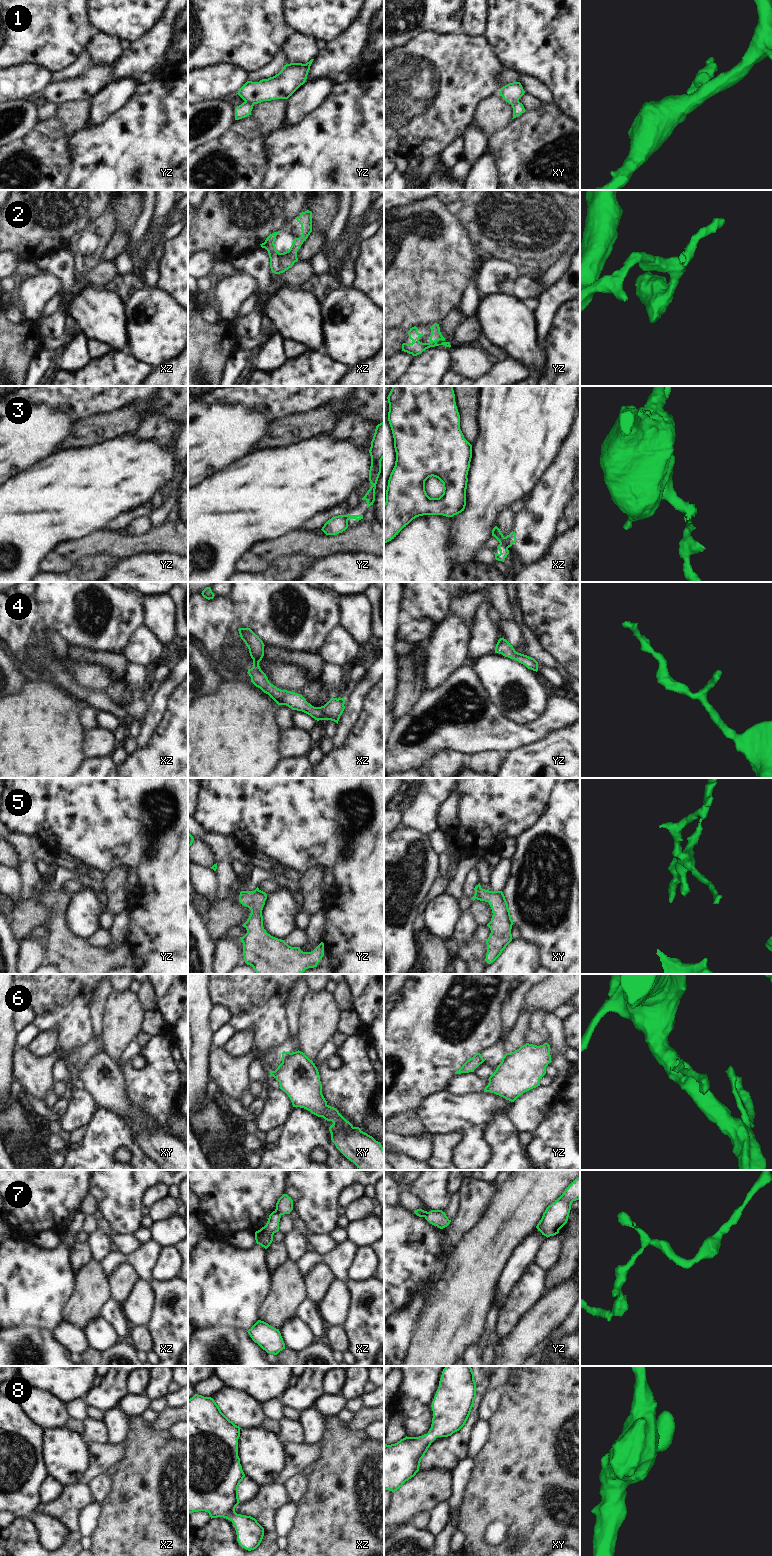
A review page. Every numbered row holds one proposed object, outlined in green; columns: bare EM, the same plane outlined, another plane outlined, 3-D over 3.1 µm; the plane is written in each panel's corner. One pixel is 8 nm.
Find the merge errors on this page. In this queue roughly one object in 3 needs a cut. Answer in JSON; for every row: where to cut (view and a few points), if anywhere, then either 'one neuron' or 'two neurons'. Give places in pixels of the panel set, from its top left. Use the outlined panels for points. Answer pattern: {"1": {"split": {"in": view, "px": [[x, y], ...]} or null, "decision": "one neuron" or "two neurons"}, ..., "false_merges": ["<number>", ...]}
{"1": {"split": {"in": "yz", "px": [[245, 100], [253, 105]]}, "decision": "two neurons"}, "2": {"split": null, "decision": "one neuron"}, "3": {"split": {"in": "xz", "px": [[500, 543], [507, 548]]}, "decision": "two neurons"}, "4": {"split": null, "decision": "one neuron"}, "5": {"split": null, "decision": "one neuron"}, "6": {"split": {"in": "xy", "px": [[291, 1053], [282, 1061]]}, "decision": "two neurons"}, "7": {"split": {"in": "xz", "px": [[275, 1210], [280, 1215]]}, "decision": "two neurons"}, "8": {"split": null, "decision": "one neuron"}, "false_merges": ["1", "3", "6", "7"]}

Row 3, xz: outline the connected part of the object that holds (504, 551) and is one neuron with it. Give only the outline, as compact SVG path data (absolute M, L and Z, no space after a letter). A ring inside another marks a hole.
M499 544L497 546L497 548L500 550L500 553L499 554L495 554L495 559L498 560L498 561L502 561L504 562L505 558L507 557L507 555L509 554L509 550L506 546L502 545L502 544Z

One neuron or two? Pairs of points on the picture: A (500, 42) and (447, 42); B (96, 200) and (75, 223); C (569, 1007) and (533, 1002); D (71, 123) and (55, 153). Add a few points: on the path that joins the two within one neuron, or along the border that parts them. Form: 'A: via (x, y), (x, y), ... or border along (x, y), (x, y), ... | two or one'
A: border along (482, 34), (501, 62) | two
B: via (90, 206), (79, 217) | one
C: border along (566, 1001), (559, 1004), (552, 1011) | two
D: border along (54, 115), (63, 123), (64, 129), (70, 136) | two

